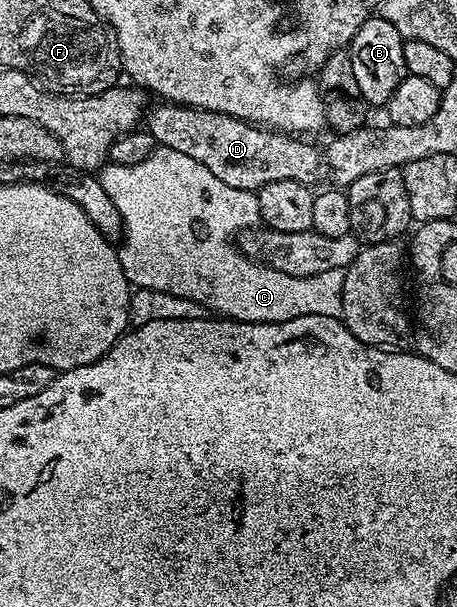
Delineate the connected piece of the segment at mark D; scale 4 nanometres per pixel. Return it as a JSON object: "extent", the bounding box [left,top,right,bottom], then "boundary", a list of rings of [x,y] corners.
{"extent":[146,102,326,192],"boundary":[[[160,102],[156,109],[149,111],[146,116],[146,130],[155,138],[157,145],[169,148],[170,150],[178,150],[178,154],[186,154],[190,158],[194,158],[194,162],[202,162],[206,166],[206,170],[210,170],[210,174],[214,174],[214,178],[222,178],[222,182],[226,182],[226,186],[234,186],[238,190],[246,190],[247,192],[256,192],[262,186],[266,186],[270,182],[286,182],[293,180],[294,182],[302,182],[303,184],[312,186],[315,185],[315,180],[319,178],[320,172],[322,176],[322,169],[325,167],[326,160],[320,152],[312,144],[307,144],[307,139],[297,138],[292,134],[285,134],[282,132],[273,132],[263,126],[248,124],[245,120],[239,120],[233,116],[226,114],[218,114],[217,112],[206,112],[202,108],[190,108],[182,104],[174,104],[171,102]]]}

